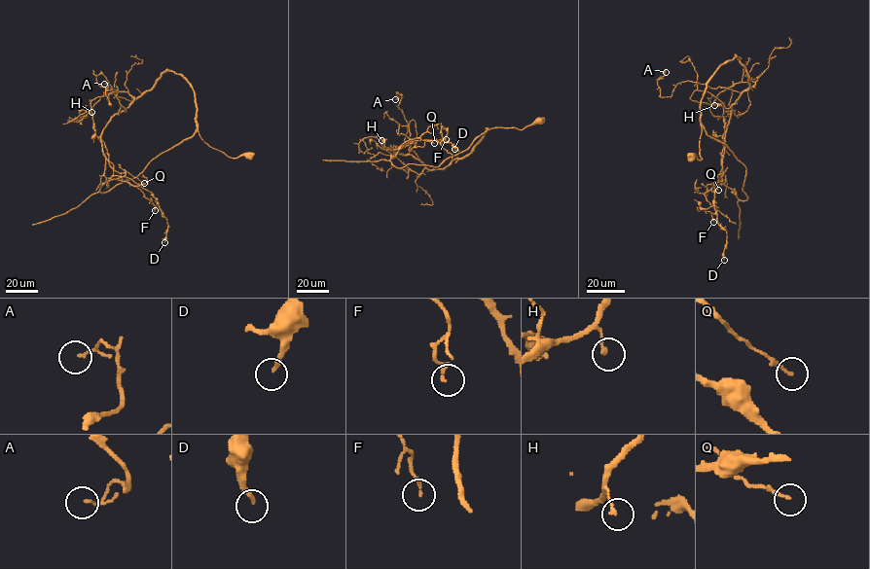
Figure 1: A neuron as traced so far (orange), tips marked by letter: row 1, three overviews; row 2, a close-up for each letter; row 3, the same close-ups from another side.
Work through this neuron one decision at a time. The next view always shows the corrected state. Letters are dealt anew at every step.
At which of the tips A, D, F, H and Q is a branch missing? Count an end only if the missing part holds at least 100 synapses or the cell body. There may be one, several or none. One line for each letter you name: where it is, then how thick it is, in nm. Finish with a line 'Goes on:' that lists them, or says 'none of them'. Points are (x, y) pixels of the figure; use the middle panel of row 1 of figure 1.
Goes on: none of them

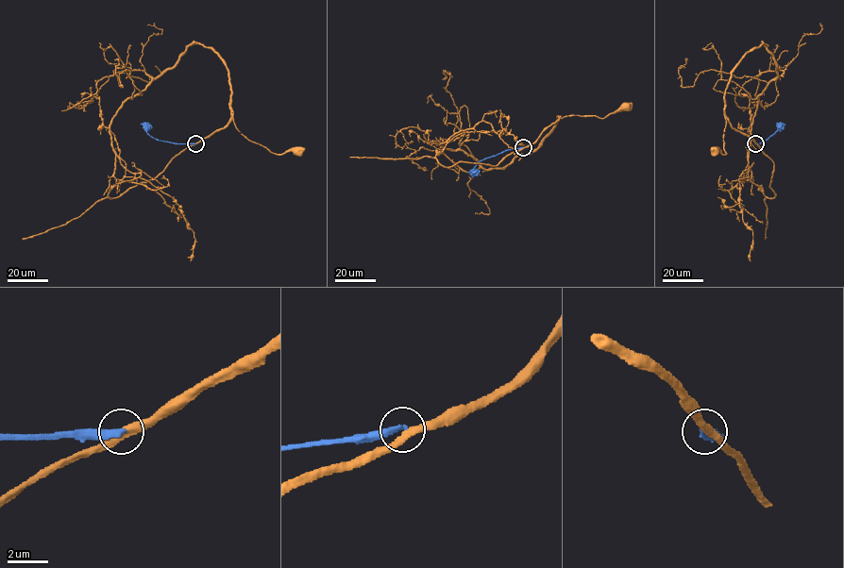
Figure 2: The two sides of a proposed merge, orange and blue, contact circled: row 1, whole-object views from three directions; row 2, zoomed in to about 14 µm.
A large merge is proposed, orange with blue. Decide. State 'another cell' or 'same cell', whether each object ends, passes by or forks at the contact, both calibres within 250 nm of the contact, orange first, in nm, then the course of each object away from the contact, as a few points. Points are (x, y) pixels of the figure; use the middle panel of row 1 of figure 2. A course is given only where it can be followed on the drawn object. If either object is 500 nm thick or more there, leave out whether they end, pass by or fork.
another cell | orange passes by | blue ends | 380/360 nm | orange via (523, 147), (532, 143), (560, 118), (570, 115), (605, 117), (626, 107) | blue via (523, 147), (506, 150), (481, 160), (472, 176)

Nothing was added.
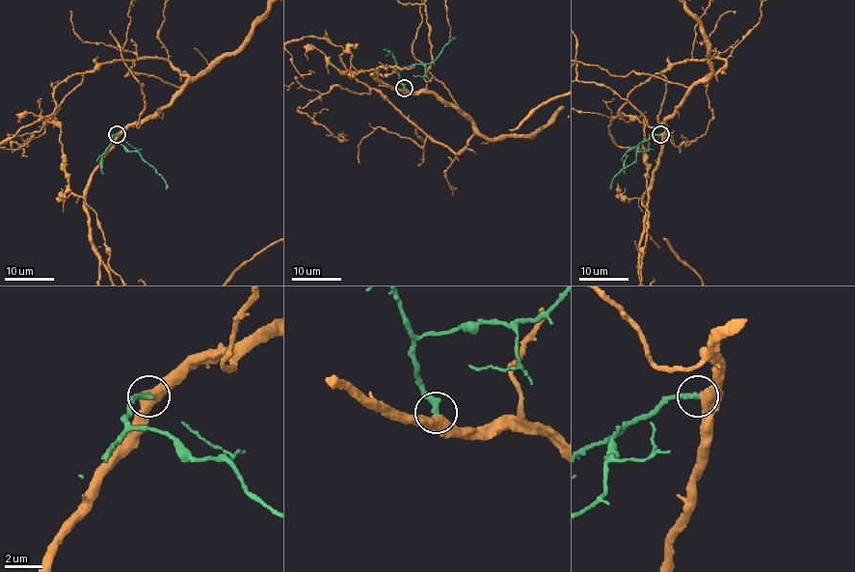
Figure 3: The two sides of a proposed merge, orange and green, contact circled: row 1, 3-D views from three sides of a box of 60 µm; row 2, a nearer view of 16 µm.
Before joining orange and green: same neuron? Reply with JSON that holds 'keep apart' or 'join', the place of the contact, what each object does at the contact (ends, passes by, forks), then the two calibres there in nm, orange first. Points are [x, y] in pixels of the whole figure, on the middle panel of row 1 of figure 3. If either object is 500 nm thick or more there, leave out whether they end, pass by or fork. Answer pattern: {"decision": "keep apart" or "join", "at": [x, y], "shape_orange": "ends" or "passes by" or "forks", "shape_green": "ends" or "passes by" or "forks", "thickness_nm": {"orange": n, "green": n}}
{"decision": "join", "at": [404, 88], "shape_orange": "forks", "shape_green": "ends", "thickness_nm": {"orange": 400, "green": 340}}

